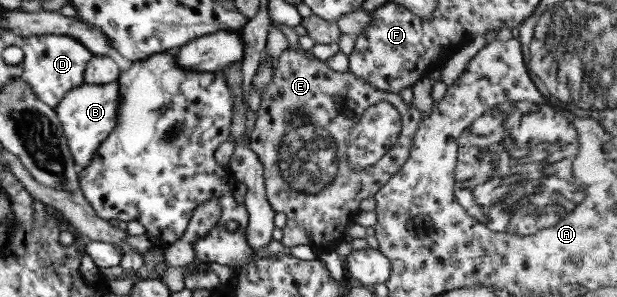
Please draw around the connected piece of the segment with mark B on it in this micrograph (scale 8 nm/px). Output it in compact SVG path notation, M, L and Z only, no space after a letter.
M119 83L86 84L66 92L62 100L53 108L61 122L70 152L78 169L84 169L92 160L92 155L100 143L107 139L108 133L117 125L119 107Z

